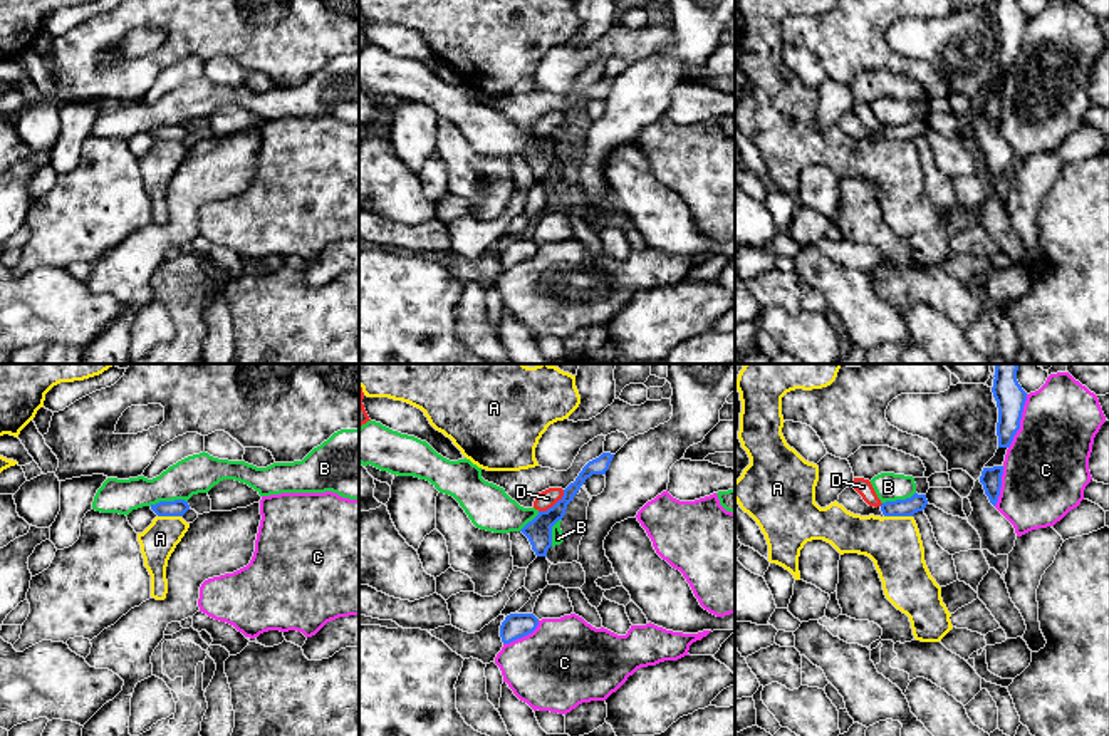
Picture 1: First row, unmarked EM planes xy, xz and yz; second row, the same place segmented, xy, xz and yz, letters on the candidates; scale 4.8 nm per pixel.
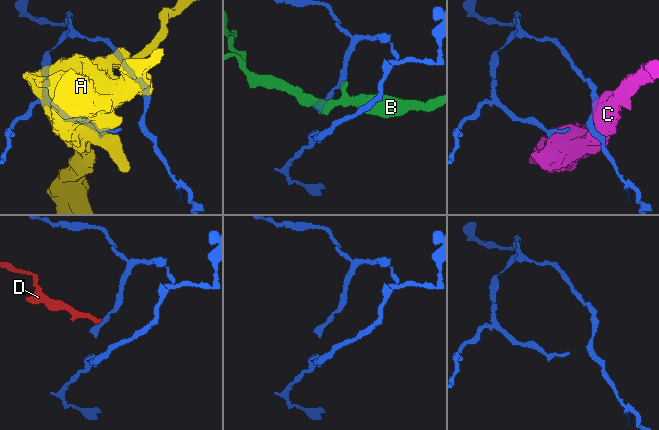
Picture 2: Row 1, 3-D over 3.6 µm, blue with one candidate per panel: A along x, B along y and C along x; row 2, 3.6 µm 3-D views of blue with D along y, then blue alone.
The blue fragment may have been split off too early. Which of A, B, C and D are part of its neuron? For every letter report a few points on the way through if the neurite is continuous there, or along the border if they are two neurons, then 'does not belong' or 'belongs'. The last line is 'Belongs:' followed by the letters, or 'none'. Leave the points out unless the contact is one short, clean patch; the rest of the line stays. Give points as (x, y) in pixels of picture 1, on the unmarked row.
A: border along yz (885, 139), (911, 141); does not belong
B: does not belong
C: does not belong
D: border along xz (564, 114), (551, 131), (539, 136); does not belong
Belongs: none

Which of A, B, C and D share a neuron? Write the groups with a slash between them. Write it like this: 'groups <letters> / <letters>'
groups A / B / C / D

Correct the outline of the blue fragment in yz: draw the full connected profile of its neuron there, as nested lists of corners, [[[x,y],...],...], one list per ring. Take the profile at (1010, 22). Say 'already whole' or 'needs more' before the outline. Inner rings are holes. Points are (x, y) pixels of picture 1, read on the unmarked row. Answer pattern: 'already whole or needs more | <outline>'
already whole | [[[993,0],[993,22],[998,32],[997,60],[998,72],[1010,72],[1013,60],[1020,54],[1020,44],[1027,25],[1027,17],[1017,0]]]

